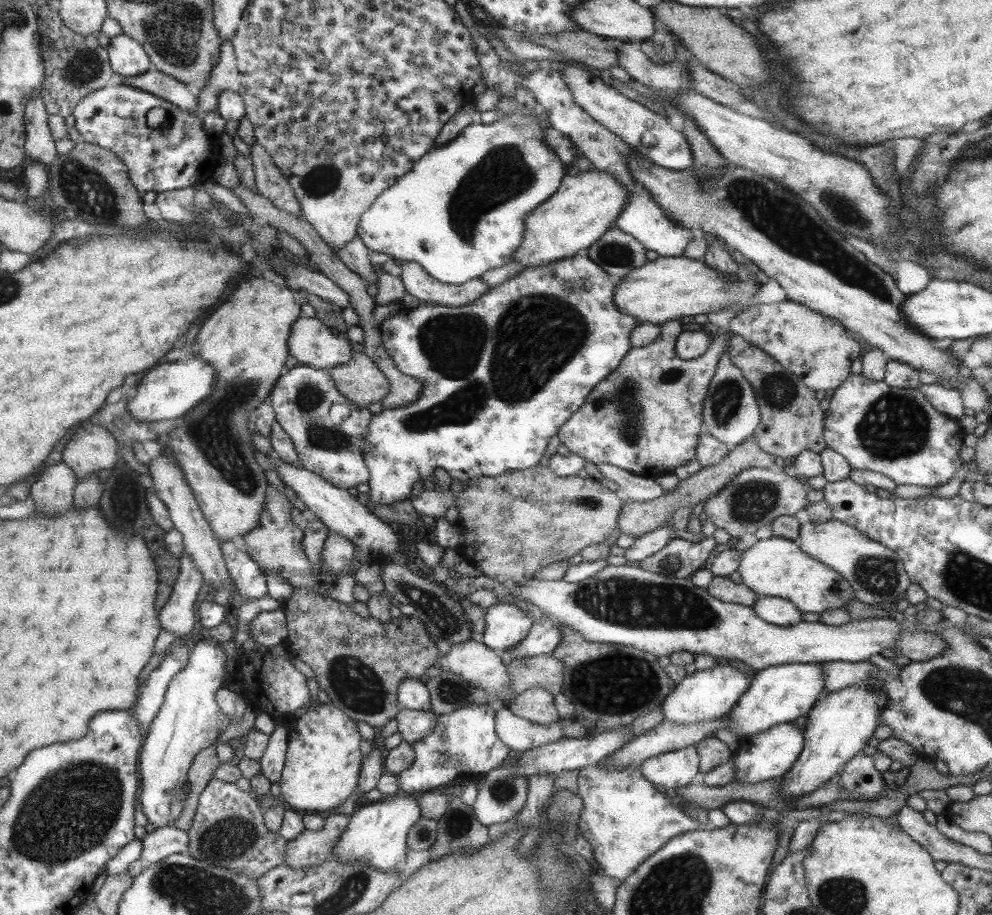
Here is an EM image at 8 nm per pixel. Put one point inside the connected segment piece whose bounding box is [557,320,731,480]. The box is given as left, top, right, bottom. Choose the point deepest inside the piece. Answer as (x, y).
(644, 418)

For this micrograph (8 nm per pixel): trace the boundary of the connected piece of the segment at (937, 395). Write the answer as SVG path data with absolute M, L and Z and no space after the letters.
M919 384L917 389L926 396L935 410L945 414L951 419L962 419L964 417L963 397L955 388L949 388L940 384Z

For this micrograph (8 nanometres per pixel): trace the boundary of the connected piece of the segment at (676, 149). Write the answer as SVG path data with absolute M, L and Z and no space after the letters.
M569 62L558 73L562 76L573 100L583 108L585 112L593 119L607 129L616 134L631 149L641 153L651 163L666 168L667 170L684 171L691 167L691 152L686 137L681 131L675 132L667 122L665 116L657 116L655 112L643 108L638 101L627 100L622 93L615 91L612 87L605 86L599 78L591 76L589 72L569 66Z

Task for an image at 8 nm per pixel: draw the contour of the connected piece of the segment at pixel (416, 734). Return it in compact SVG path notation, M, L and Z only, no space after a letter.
M400 707L394 718L401 740L409 744L431 734L436 724L436 718L431 710L420 711Z

